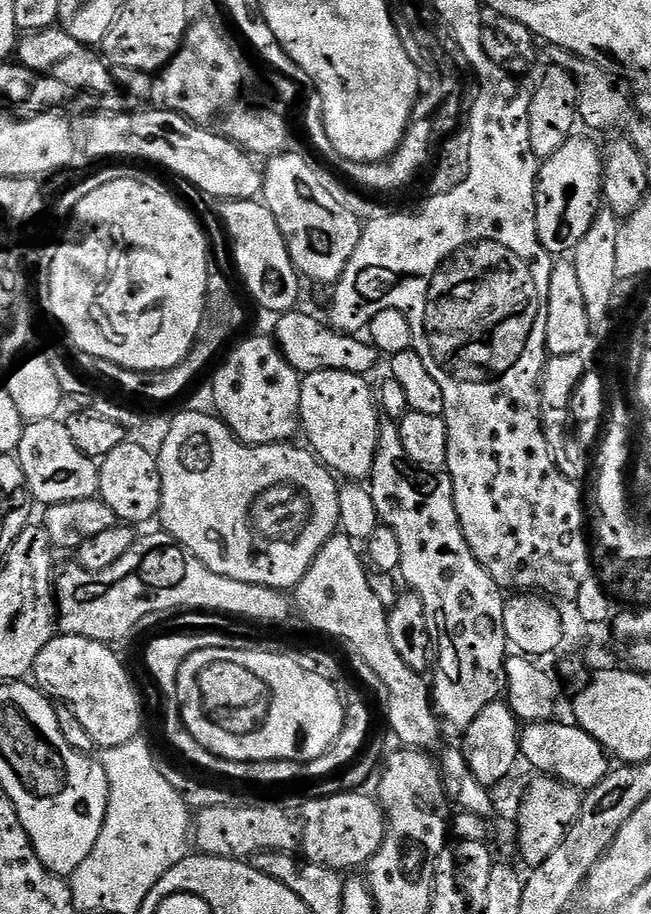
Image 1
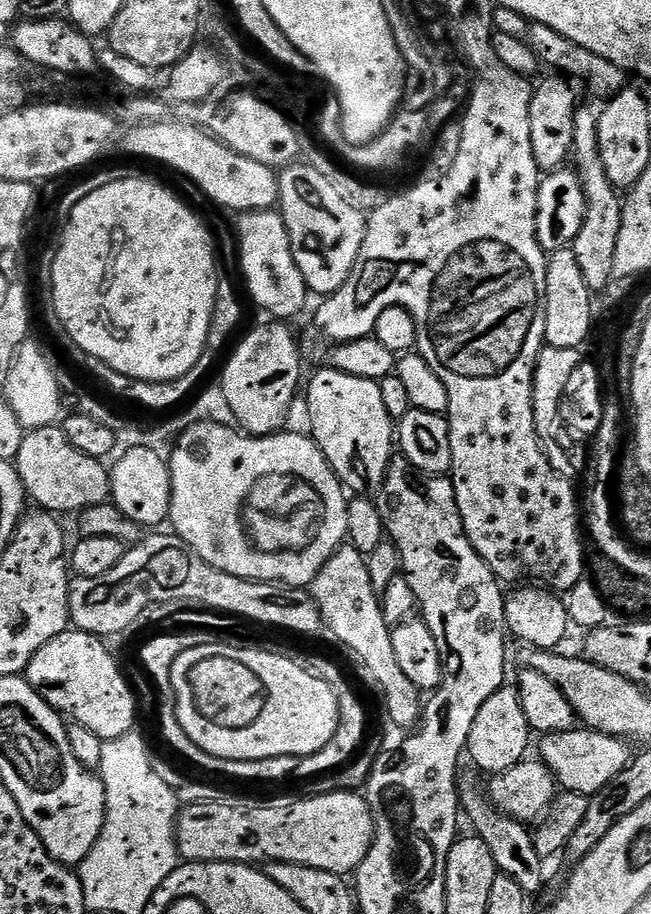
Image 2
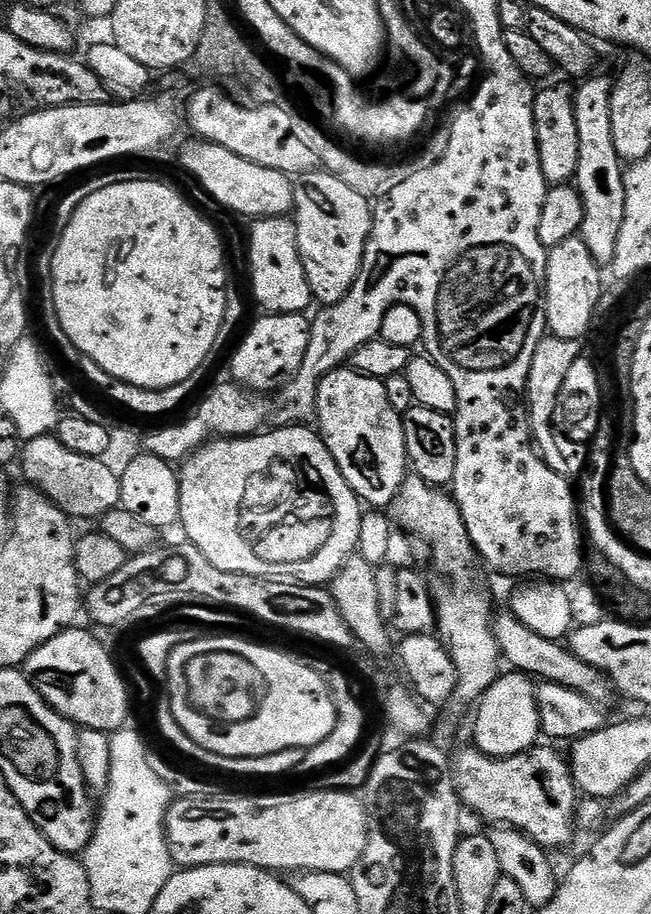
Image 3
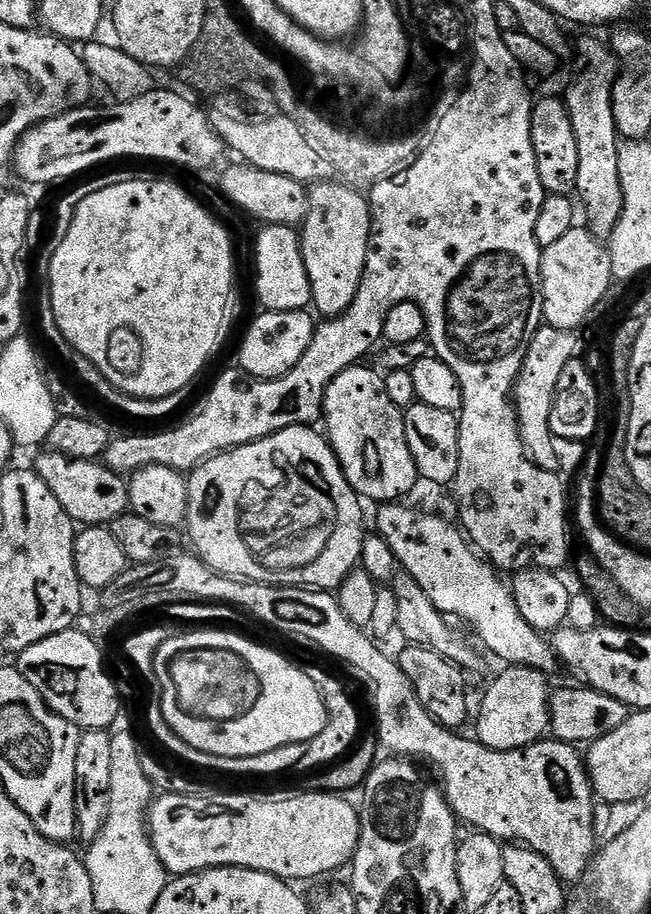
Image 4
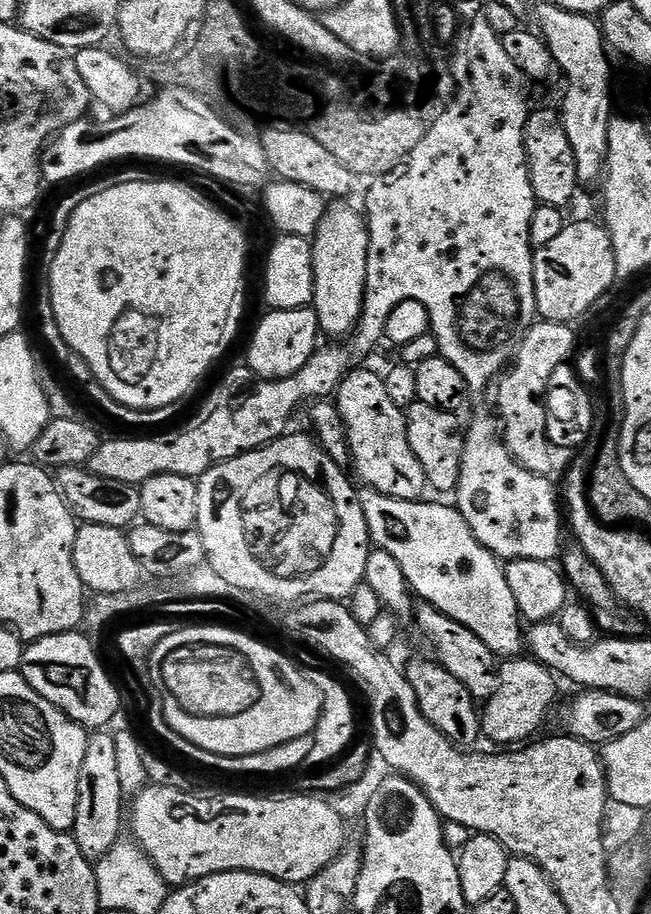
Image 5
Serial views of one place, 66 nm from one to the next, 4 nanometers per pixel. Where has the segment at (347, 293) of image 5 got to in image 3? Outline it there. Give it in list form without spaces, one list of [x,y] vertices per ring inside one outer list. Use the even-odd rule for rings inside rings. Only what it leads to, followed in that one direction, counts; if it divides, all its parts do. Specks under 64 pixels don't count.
[[[323,170],[305,172],[295,177],[294,223],[300,257],[310,282],[313,301],[327,306],[342,302],[358,278],[364,247],[372,233],[373,205],[362,194],[338,182],[336,176]]]

